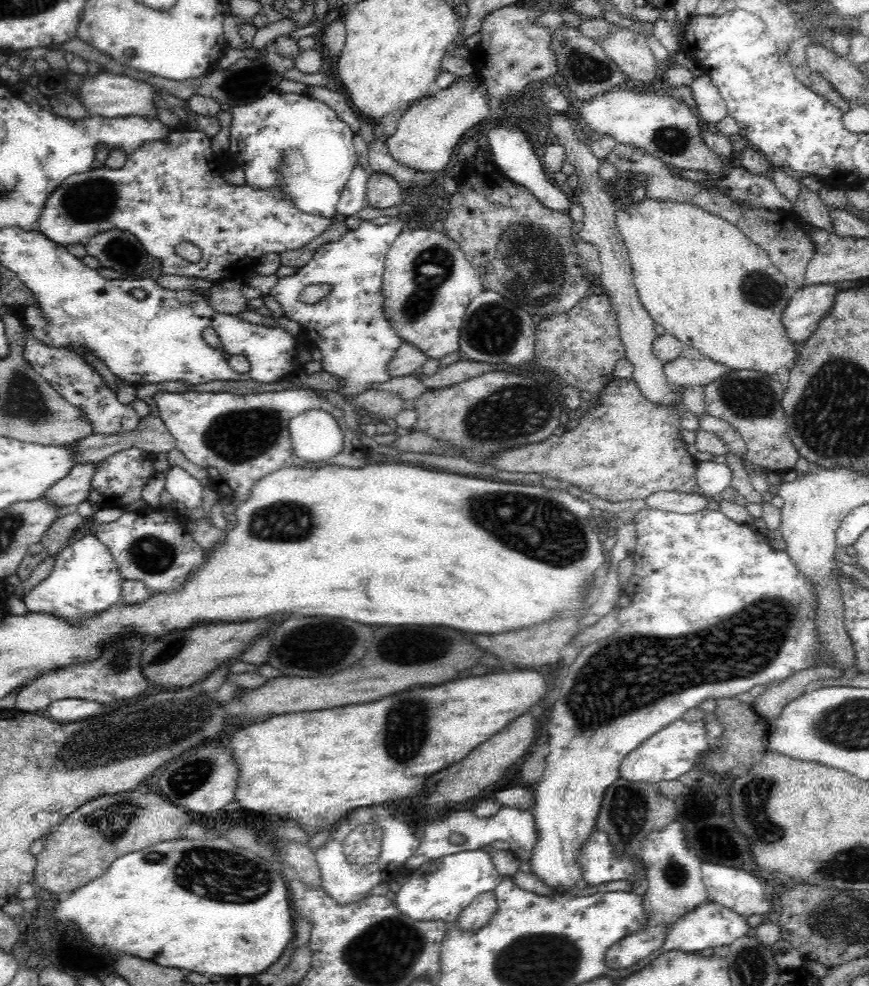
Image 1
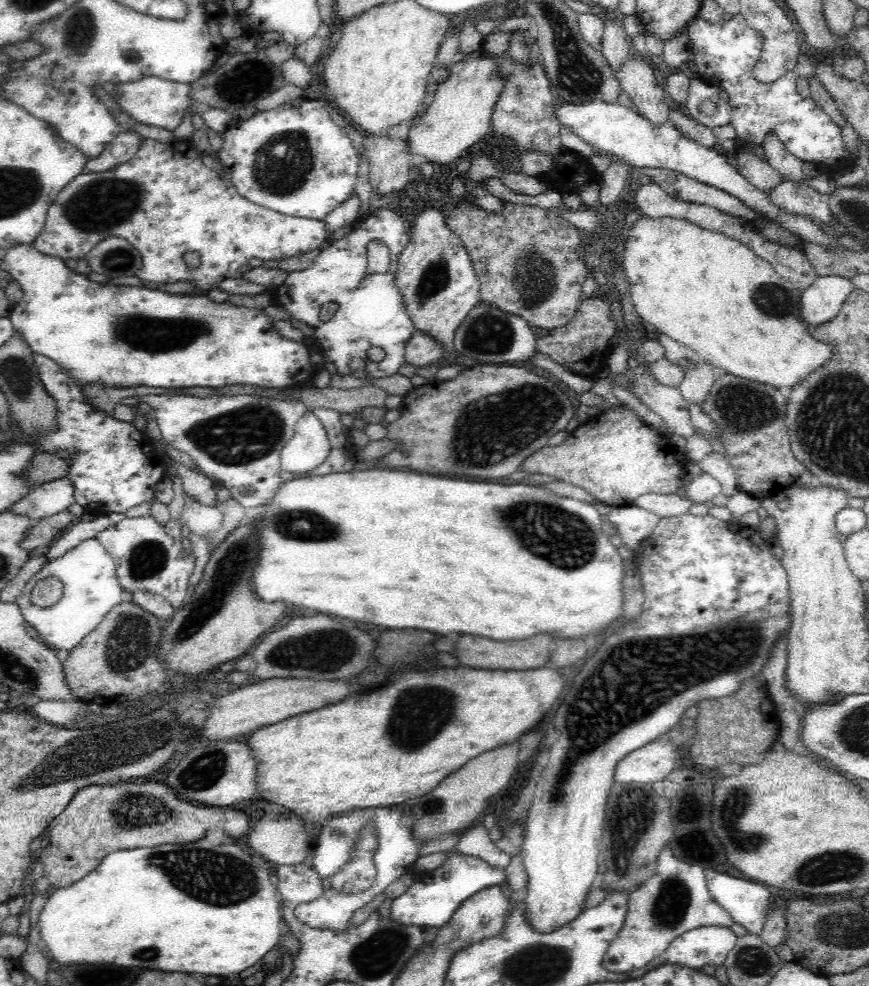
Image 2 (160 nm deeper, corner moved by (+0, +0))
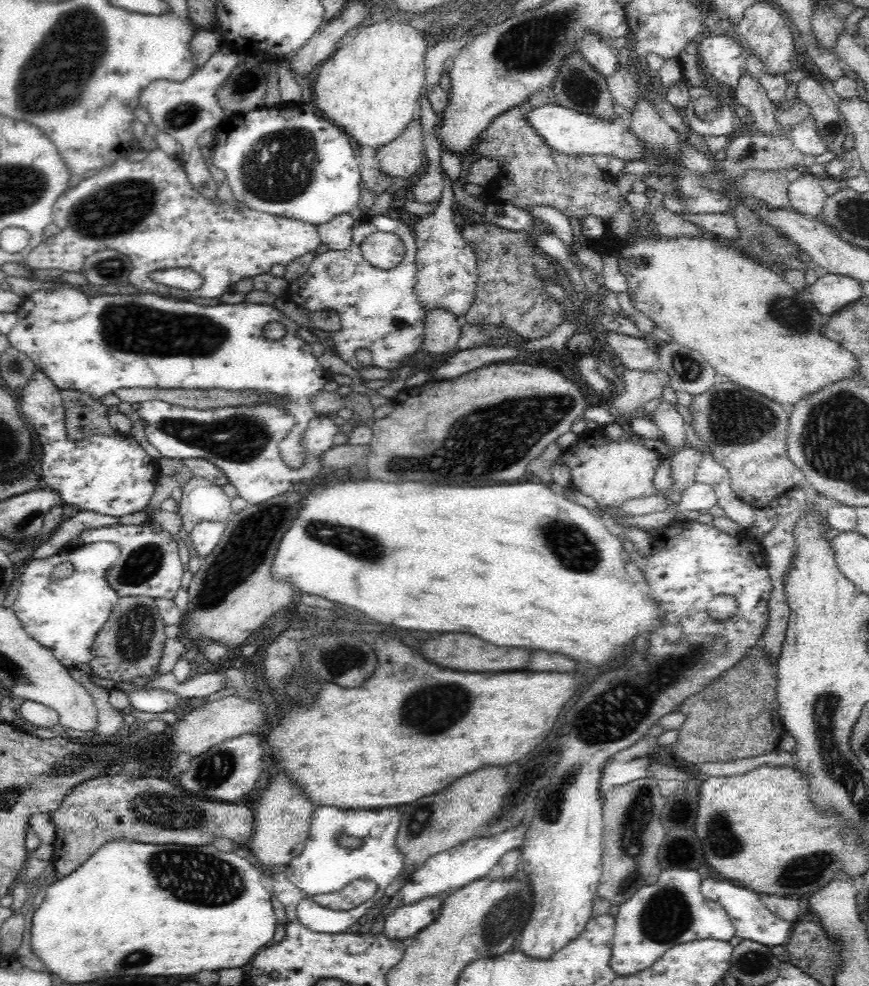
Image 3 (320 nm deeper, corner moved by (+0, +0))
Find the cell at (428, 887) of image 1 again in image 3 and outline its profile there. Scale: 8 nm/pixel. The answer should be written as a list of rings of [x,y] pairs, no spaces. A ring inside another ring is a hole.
[[[446,895],[428,897],[427,899],[422,899],[420,902],[393,910],[385,918],[383,933],[386,935],[386,938],[392,941],[414,938],[417,932],[420,932],[432,920],[438,918],[442,900],[444,900]]]

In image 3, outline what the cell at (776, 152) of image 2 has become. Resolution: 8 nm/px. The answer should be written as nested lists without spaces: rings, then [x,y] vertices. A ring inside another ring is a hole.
[[[747,70],[740,72],[736,86],[731,89],[732,99],[746,106],[753,116],[756,133],[778,134],[778,123],[774,119],[774,107],[766,89]]]

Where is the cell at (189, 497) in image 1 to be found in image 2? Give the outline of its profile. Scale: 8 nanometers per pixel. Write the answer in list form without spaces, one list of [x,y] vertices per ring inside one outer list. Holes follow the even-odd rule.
[[[185,497],[181,520],[188,525],[190,532],[207,540],[216,533],[223,523],[223,513],[216,507],[200,505],[194,499]]]

